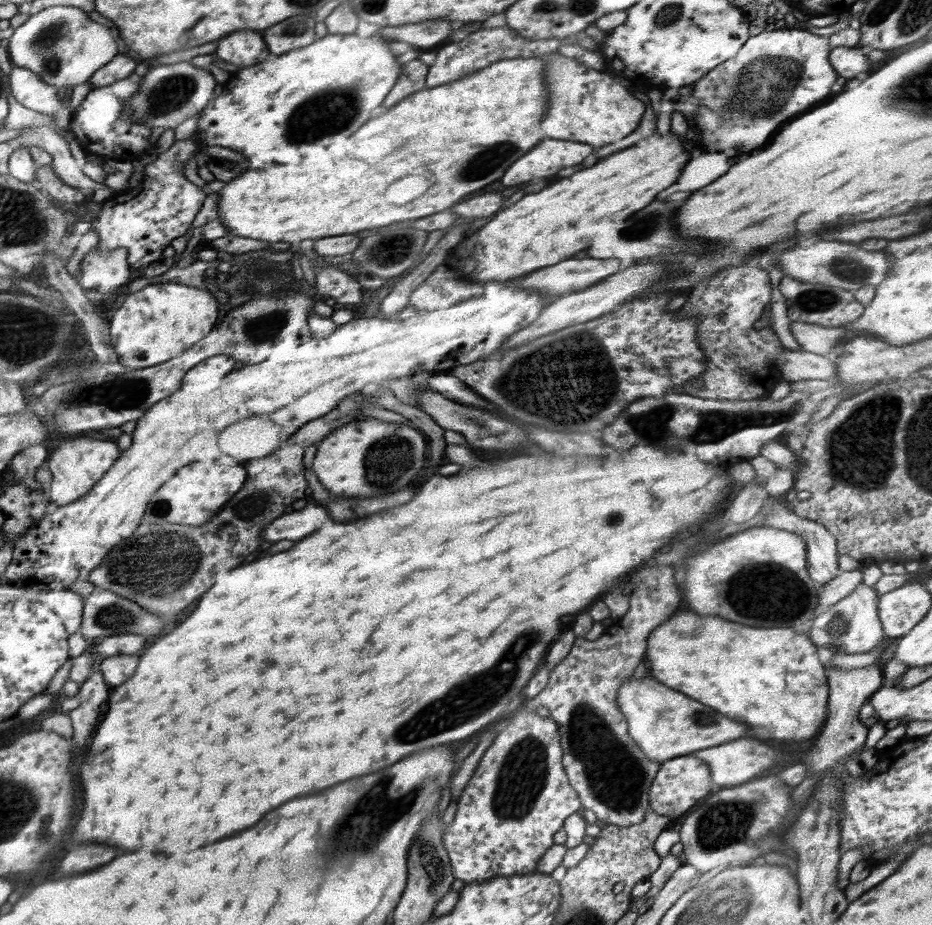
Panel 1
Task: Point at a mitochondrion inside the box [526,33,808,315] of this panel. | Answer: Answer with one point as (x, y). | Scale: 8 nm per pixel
(775, 76)

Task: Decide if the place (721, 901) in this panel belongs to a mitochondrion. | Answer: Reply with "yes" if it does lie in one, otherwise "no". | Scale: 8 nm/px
yes

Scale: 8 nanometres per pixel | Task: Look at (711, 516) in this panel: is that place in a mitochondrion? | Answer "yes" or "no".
no

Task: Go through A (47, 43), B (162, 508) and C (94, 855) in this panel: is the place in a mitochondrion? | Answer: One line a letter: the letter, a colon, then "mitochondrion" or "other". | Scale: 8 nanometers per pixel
A: mitochondrion
B: mitochondrion
C: other

